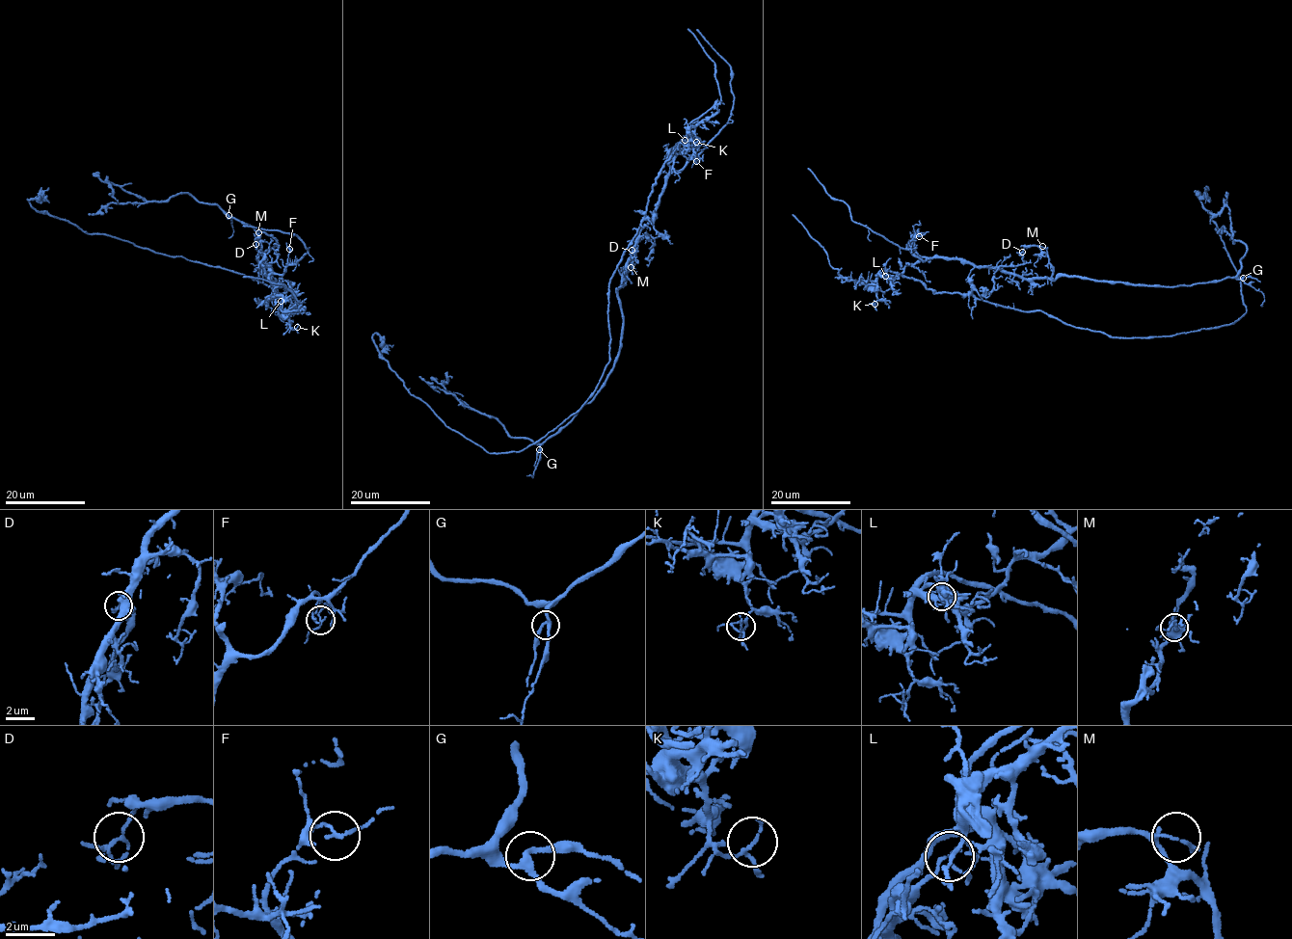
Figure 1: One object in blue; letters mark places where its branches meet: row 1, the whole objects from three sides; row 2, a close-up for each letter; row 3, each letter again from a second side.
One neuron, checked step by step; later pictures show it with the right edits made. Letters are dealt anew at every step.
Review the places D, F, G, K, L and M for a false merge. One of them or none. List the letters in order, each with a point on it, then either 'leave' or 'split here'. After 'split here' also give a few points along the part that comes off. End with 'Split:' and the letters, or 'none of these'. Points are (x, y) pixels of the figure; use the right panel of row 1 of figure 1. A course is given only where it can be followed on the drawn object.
D: place (1022, 252); leave
F: place (919, 236); leave
G: place (1243, 278); leave
K: place (874, 304); leave
L: place (885, 276); split here; course (885, 276), (1120, 338), (1233, 323), (1247, 312), (1241, 282), (1196, 191), (1204, 187)
M: place (1042, 246); leave
Split: L

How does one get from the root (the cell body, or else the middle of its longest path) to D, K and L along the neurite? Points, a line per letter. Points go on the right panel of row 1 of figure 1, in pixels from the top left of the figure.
D: (1001, 306), (972, 293), (968, 274), (987, 265), (1026, 279), (1050, 277), (1053, 266), (1038, 247), (1022, 252)
K: (1001, 306), (969, 295), (935, 292), (902, 275), (889, 279), (883, 274), (876, 278), (874, 304)
L: (1001, 306), (969, 295), (935, 292), (919, 281), (902, 275), (889, 279), (885, 276)

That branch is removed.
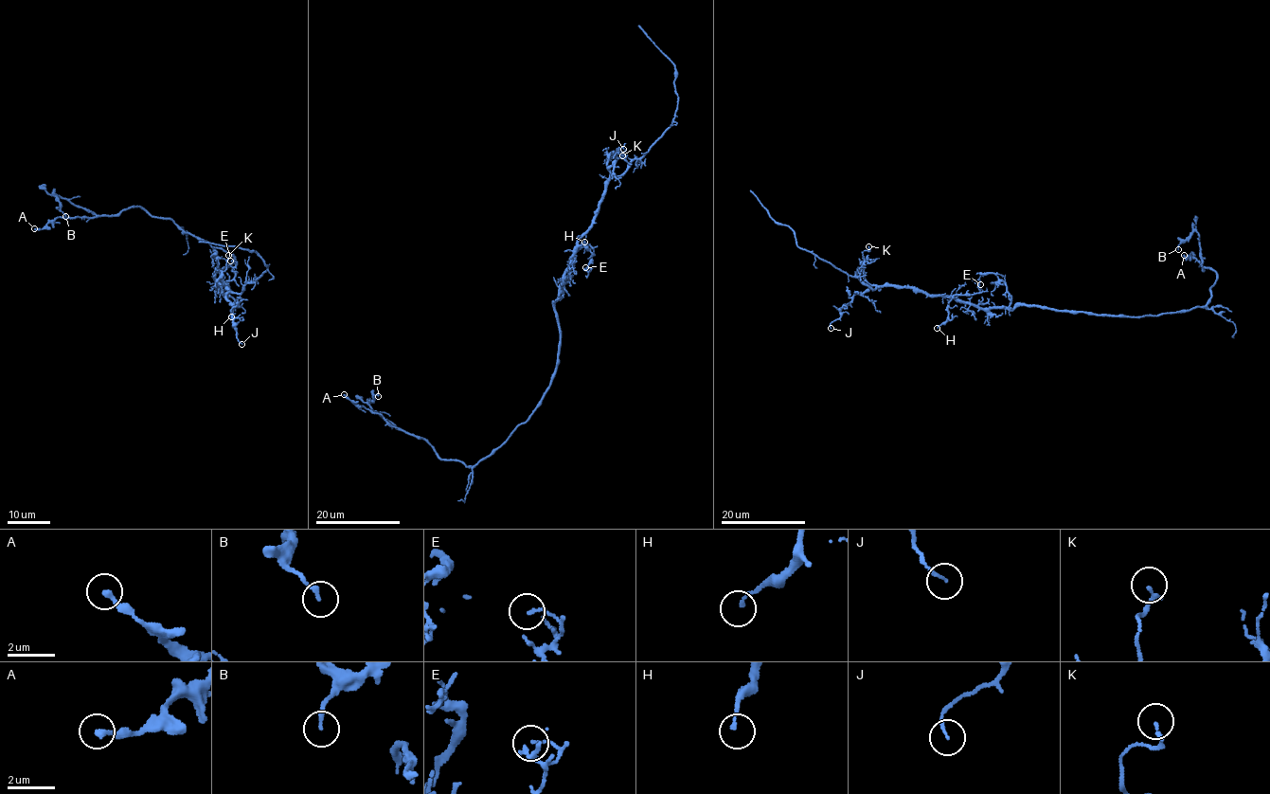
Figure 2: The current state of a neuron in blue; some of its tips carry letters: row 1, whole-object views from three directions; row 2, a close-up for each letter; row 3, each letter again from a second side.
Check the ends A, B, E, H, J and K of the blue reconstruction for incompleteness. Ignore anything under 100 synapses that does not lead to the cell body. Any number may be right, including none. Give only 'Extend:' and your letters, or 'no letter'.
Extend: no letter

